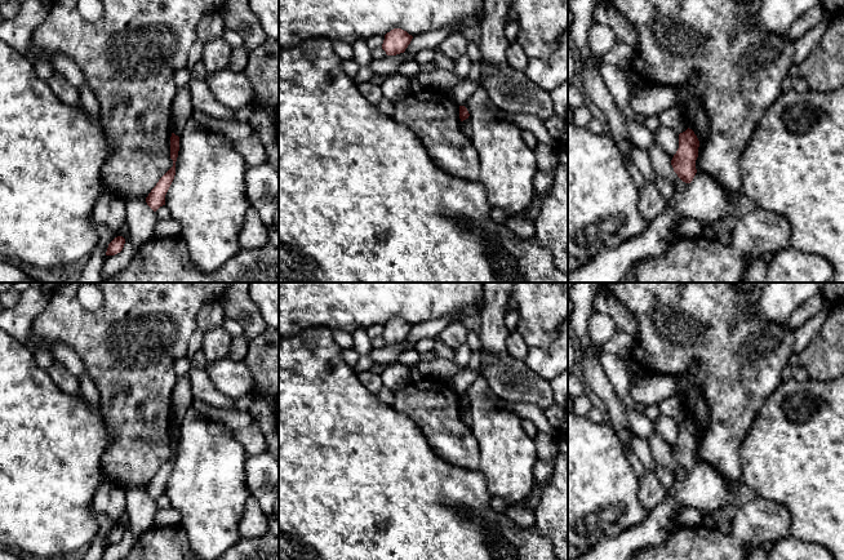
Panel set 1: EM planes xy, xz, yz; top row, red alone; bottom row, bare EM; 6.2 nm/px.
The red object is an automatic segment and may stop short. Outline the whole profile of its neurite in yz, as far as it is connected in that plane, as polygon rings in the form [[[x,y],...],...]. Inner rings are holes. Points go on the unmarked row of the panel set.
[[[692,418],[679,423],[679,437],[671,449],[671,454],[678,466],[690,472],[697,462],[696,449],[698,446],[699,430]]]

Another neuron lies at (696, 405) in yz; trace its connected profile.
[[[692,387],[687,391],[685,409],[688,412],[688,417],[694,421],[698,430],[706,428],[708,421],[708,405],[701,388]]]

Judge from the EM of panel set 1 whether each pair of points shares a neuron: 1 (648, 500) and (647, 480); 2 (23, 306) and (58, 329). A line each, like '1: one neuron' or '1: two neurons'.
1: one neuron
2: two neurons

